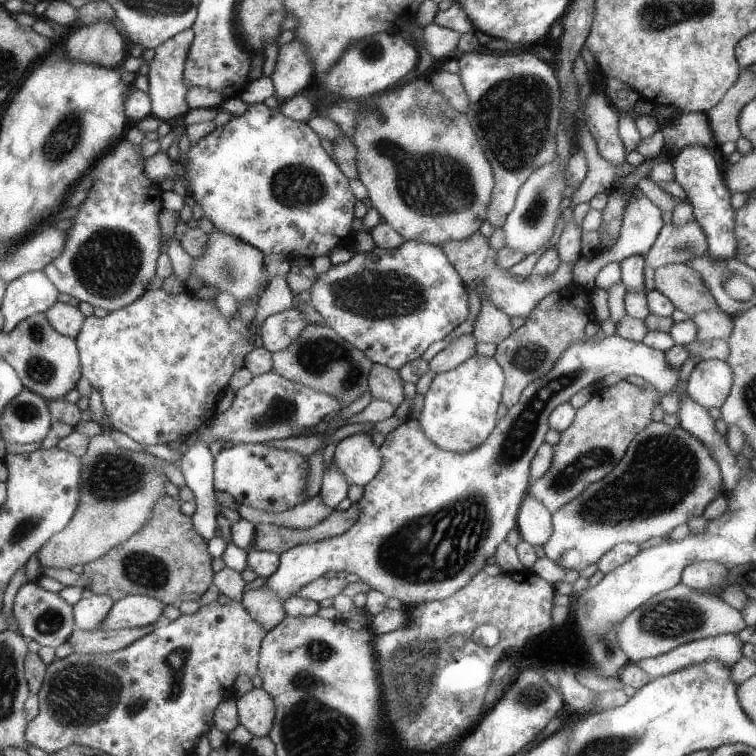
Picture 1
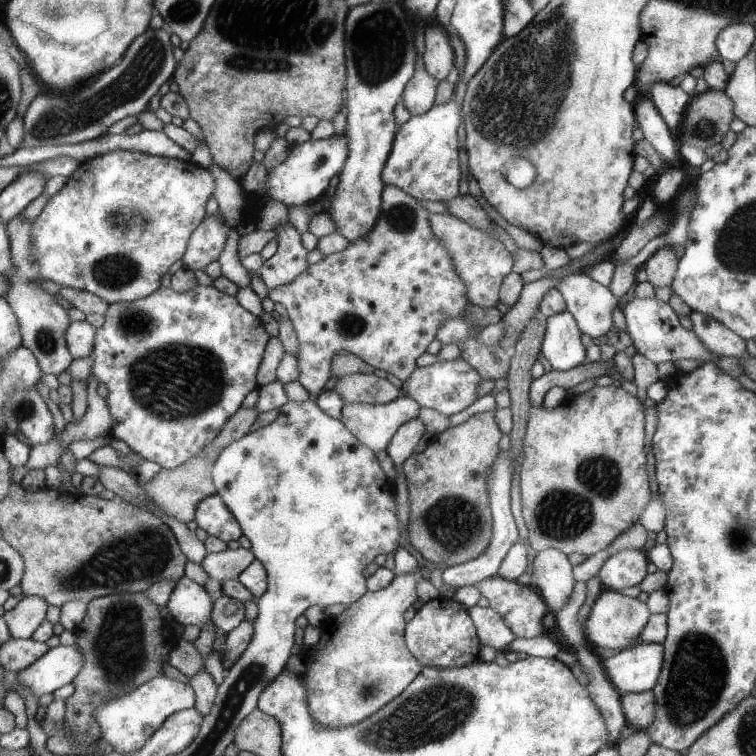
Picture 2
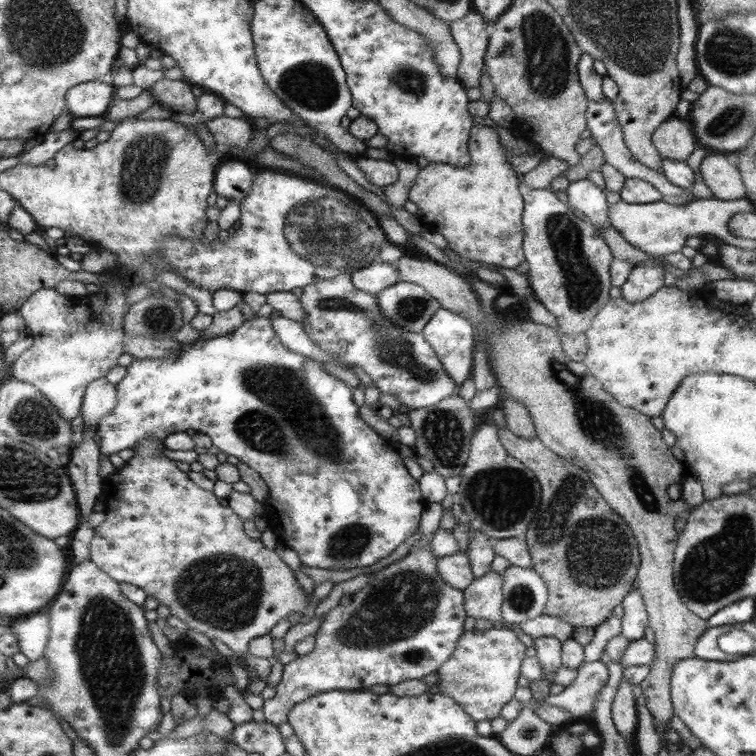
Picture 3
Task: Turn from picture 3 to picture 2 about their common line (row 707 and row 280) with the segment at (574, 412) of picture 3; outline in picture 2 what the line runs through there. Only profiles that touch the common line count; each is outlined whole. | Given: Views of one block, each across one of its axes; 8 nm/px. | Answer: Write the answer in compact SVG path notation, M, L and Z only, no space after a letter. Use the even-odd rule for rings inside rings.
M663 246L655 250L640 266L646 274L646 280L655 287L655 298L661 302L667 302L671 298L672 288L669 287L673 282L674 272L678 270L677 256L675 256L672 246Z

